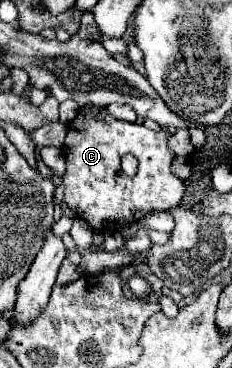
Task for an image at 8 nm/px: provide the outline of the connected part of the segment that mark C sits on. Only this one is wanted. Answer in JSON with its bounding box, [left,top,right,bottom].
[62,106,186,234]

